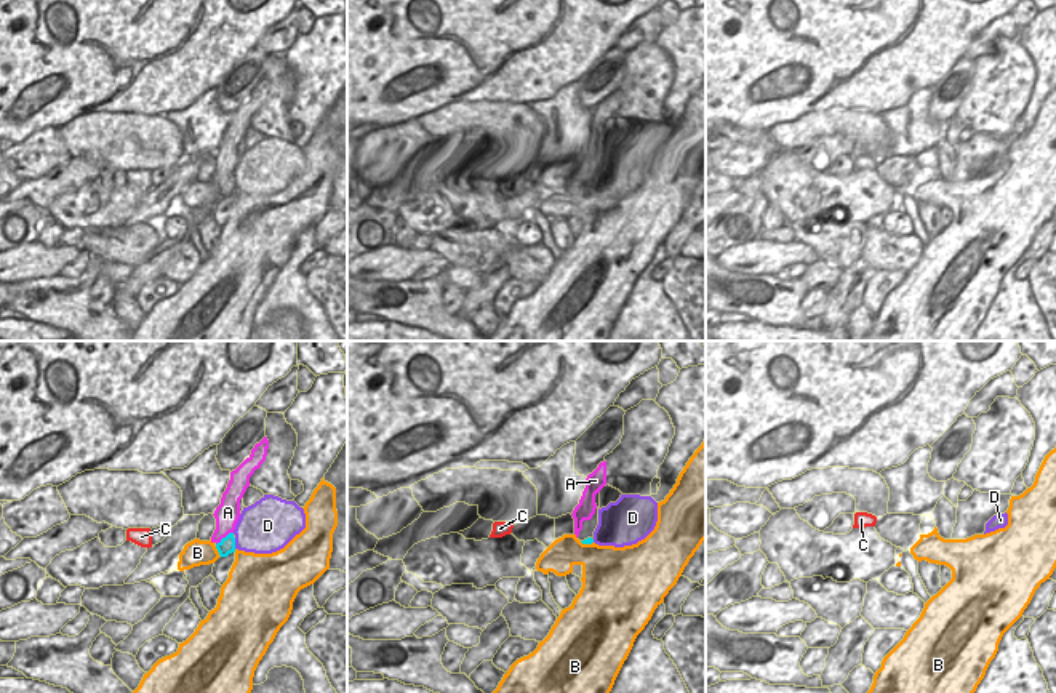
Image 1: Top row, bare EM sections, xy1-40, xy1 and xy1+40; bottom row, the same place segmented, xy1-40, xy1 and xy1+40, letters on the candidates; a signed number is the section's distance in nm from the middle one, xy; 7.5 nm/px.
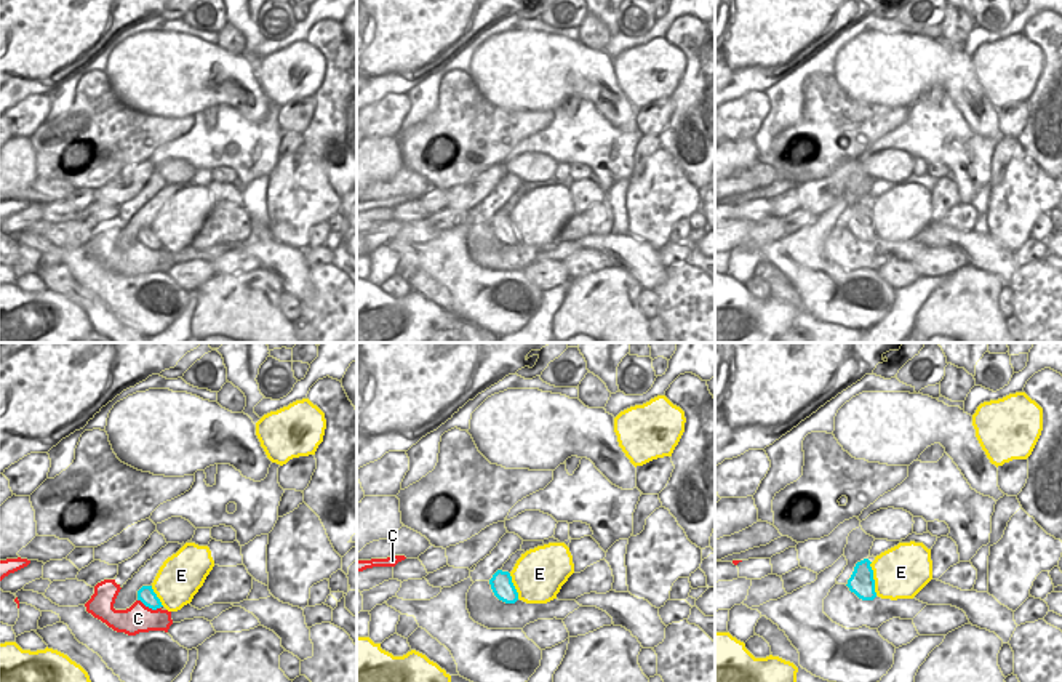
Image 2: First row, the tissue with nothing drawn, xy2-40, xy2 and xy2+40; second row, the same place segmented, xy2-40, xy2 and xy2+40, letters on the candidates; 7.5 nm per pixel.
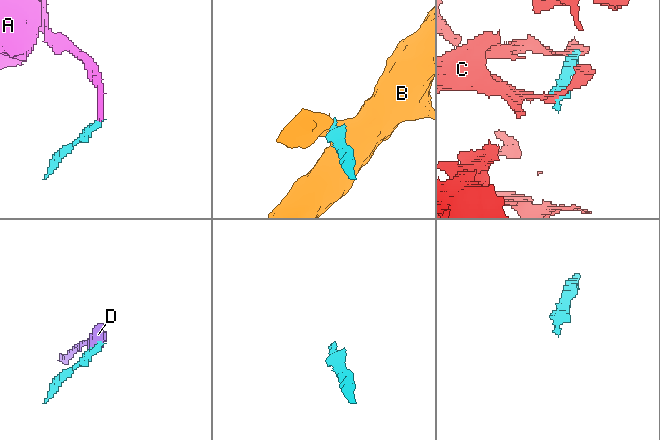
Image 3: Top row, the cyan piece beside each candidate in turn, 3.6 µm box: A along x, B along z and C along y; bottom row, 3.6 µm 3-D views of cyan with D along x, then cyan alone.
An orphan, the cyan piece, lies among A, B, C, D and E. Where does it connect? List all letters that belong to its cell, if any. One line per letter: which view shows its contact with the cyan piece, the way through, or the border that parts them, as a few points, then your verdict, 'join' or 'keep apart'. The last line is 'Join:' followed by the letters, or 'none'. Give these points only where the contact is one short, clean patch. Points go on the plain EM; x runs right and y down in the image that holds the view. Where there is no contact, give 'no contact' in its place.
A: meets cyan in xy1-40; border along xy1-40 (232, 173), (216, 186); keep apart
B: meets cyan in xy1-40; border along xy1-40 (215, 188), (220, 196); keep apart
C: meets cyan in xy2-40; keep apart
D: meets cyan in xy1-40; keep apart
E: meets cyan in xy2+40; border along xy2+40 (870, 204), (877, 236); keep apart
Join: none

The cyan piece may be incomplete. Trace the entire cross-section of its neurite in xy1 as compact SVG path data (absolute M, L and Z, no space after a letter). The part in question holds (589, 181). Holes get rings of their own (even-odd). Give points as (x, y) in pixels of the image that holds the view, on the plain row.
M598 149L595 150L595 155L592 157L590 162L582 163L582 171L579 173L578 181L582 186L592 186L594 184L594 173L598 166Z

